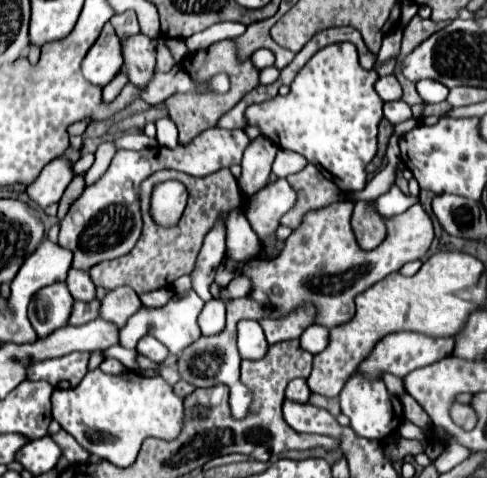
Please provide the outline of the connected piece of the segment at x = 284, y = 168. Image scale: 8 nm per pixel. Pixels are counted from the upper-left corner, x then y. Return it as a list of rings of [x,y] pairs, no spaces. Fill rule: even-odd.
[[[279,150],[277,158],[273,162],[273,174],[277,178],[287,178],[289,174],[295,174],[295,172],[299,172],[303,168],[305,168],[303,158],[299,158],[297,154],[287,152],[287,150]]]

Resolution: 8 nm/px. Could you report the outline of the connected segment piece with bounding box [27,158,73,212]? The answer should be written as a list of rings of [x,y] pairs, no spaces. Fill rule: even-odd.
[[[55,158],[53,162],[49,162],[49,166],[45,166],[39,178],[27,186],[27,194],[31,202],[43,212],[47,206],[61,200],[71,178],[73,178],[71,164],[61,158]]]

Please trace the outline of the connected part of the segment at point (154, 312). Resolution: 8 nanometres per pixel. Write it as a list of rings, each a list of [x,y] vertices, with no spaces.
[[[193,290],[187,292],[185,296],[173,296],[163,308],[141,308],[129,318],[125,328],[119,332],[119,344],[123,348],[133,350],[143,336],[153,336],[161,344],[165,344],[171,354],[179,354],[201,336],[197,326],[197,316],[201,310],[203,310],[203,300]]]

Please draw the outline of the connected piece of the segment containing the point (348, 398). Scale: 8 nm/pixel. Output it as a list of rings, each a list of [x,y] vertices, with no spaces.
[[[353,374],[345,382],[339,394],[339,404],[341,404],[341,412],[351,420],[351,428],[359,436],[369,438],[369,440],[385,440],[403,422],[403,408],[399,400],[395,400],[393,394],[387,390],[381,378],[367,378],[363,374]]]

